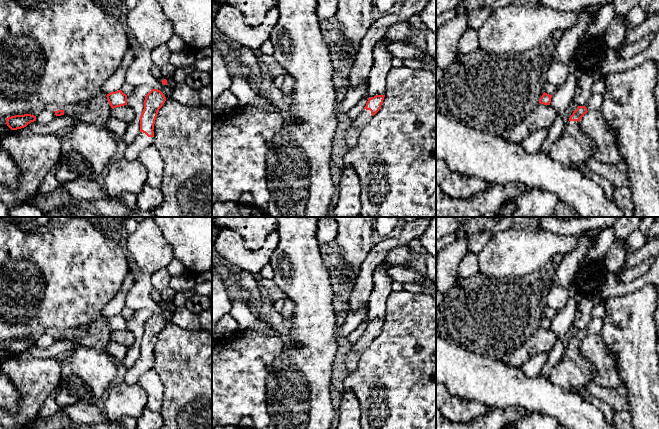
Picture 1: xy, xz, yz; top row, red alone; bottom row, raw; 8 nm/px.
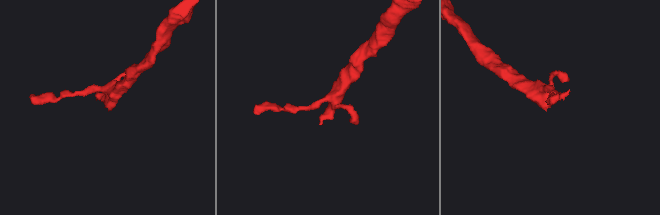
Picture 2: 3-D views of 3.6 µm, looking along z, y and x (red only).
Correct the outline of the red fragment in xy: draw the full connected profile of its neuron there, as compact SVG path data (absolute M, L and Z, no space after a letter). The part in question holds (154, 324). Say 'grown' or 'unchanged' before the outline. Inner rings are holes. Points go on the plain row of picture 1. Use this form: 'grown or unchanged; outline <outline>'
grown; outline M152 313L145 321L144 333L140 340L140 356L133 367L127 370L125 382L138 383L140 376L151 370L154 365L154 348L159 333L166 325L164 318L157 313Z

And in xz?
grown; outline M376 319L374 321L368 322L363 335L356 343L352 344L351 350L347 354L345 361L349 373L355 371L361 355L381 332L384 321L385 319Z

